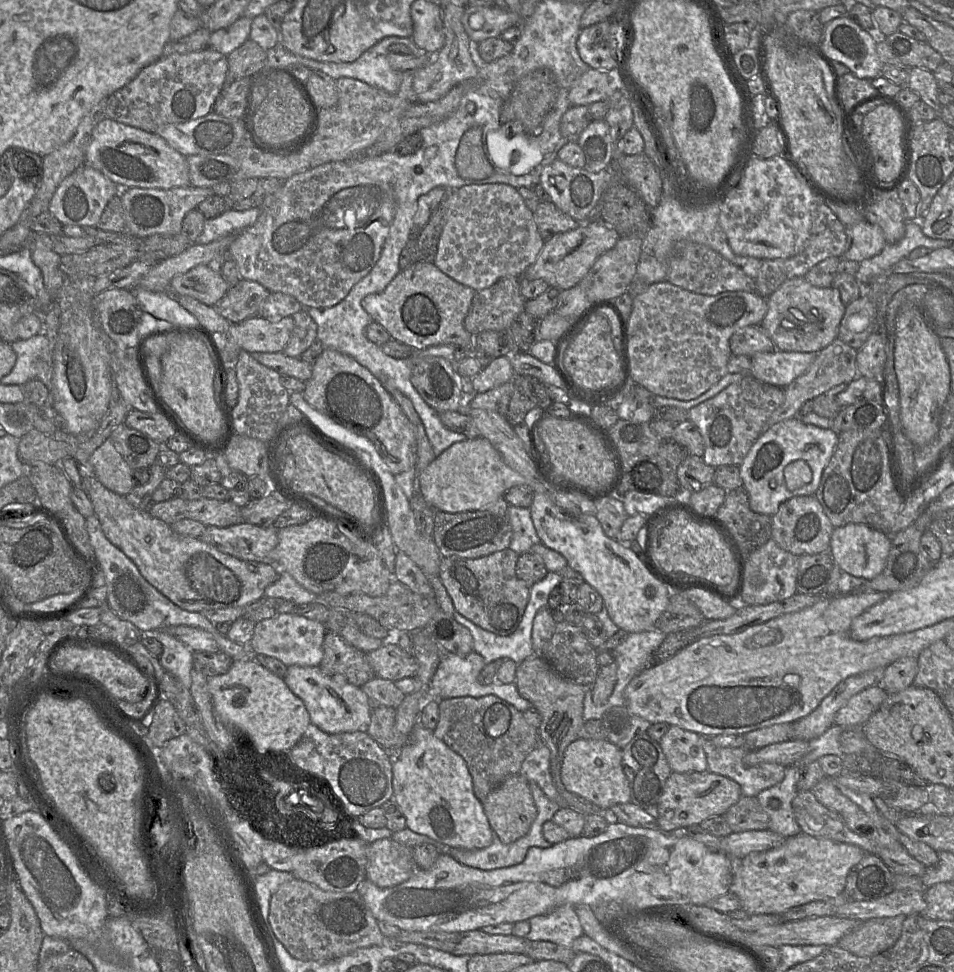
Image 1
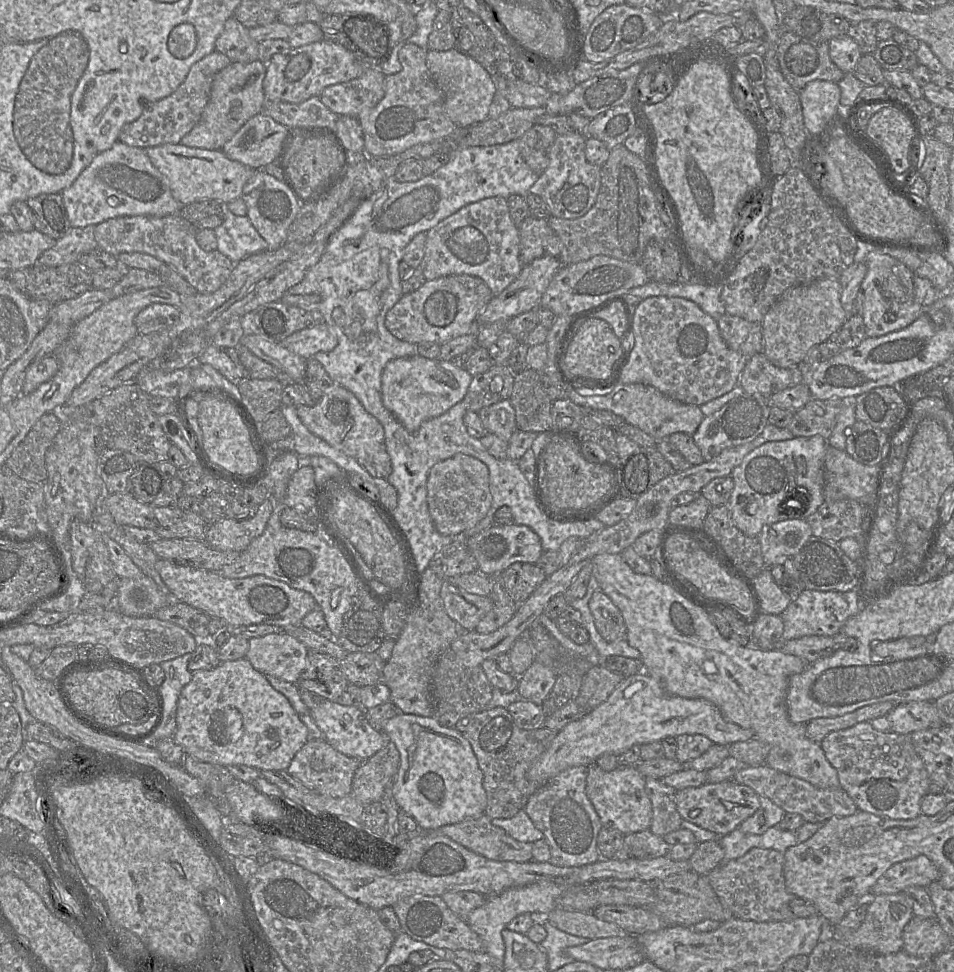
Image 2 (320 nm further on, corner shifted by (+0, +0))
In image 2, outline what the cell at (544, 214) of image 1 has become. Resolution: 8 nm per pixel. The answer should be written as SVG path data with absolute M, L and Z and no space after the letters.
M529 215L519 225L519 237L519 258L523 265L545 255L561 256L561 241L547 219Z

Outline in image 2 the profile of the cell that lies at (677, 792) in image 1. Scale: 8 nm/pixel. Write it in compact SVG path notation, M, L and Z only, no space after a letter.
M725 781L676 791L675 803L677 811L685 821L709 830L718 836L725 836L736 830L741 823L759 809L759 797L748 786L737 784L734 781Z

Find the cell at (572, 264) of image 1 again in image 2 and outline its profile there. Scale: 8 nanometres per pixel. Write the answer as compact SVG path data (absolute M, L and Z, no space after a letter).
M545 255L527 265L523 265L521 272L501 293L492 297L479 314L477 324L492 323L499 320L509 320L521 313L537 309L542 295L547 289L554 275L564 266L559 257Z

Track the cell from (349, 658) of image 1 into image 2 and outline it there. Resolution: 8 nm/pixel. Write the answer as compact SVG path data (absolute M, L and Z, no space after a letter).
M309 651L306 669L296 684L299 688L337 701L350 682L345 677L339 660L325 653Z

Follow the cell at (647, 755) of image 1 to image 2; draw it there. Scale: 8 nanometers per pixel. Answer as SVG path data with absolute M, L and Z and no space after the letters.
M645 778L645 790L653 809L650 832L663 837L679 830L683 819L676 808L676 790L661 779L653 778Z

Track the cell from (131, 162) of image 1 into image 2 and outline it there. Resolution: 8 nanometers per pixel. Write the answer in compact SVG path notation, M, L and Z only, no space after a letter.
M181 143L144 149L153 165L166 178L173 197L182 206L205 199L216 199L227 204L242 196L244 186L255 171L228 158L221 150L188 147Z

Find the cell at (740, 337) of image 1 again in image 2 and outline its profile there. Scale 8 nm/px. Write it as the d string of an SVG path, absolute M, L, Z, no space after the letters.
M763 352L748 359L739 378L739 385L745 393L759 394L765 398L803 382L803 367L776 367Z

